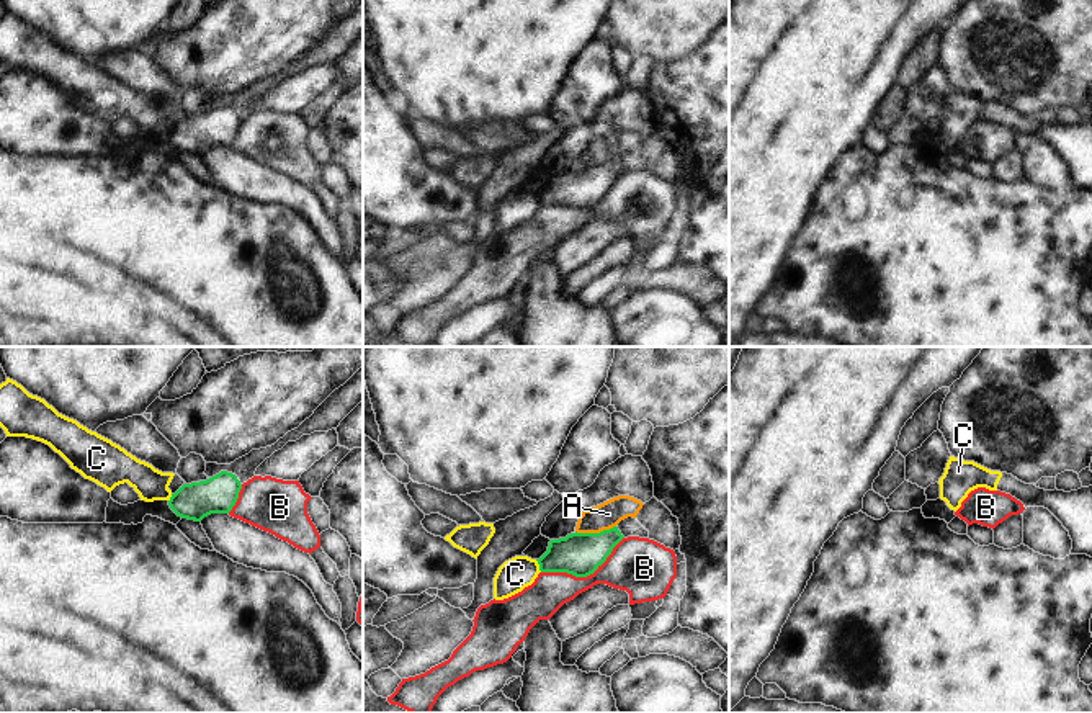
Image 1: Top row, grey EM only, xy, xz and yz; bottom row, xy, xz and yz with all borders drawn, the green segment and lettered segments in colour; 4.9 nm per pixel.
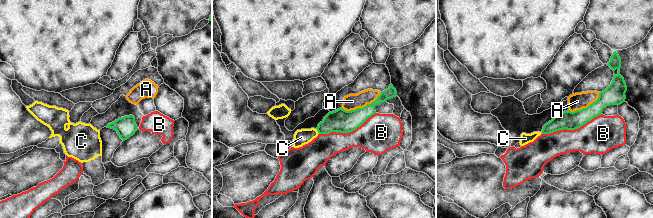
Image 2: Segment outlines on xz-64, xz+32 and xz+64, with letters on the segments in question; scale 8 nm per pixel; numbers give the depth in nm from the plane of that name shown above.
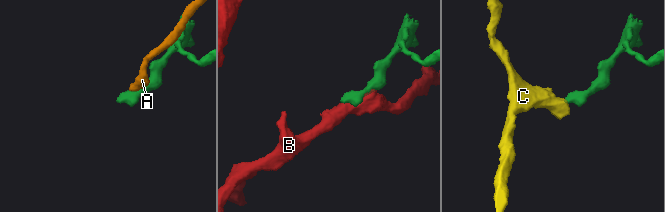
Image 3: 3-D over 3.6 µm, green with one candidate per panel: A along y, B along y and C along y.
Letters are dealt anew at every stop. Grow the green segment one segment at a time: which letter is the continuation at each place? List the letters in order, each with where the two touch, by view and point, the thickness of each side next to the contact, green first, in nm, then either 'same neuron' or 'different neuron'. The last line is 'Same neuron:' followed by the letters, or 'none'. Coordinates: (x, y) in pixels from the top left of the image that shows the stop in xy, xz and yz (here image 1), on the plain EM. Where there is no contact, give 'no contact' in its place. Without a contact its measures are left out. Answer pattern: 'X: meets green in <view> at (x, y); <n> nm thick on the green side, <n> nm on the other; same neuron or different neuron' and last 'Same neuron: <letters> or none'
A: meets green in xz at (595, 167); 200 nm thick on the green side, 130 nm on the other; different neuron
B: meets green in xz at (584, 210); 200 nm thick on the green side, 260 nm on the other; different neuron
C: meets green in xz at (540, 200); 200 nm thick on the green side, 160 nm on the other; different neuron
Same neuron: none

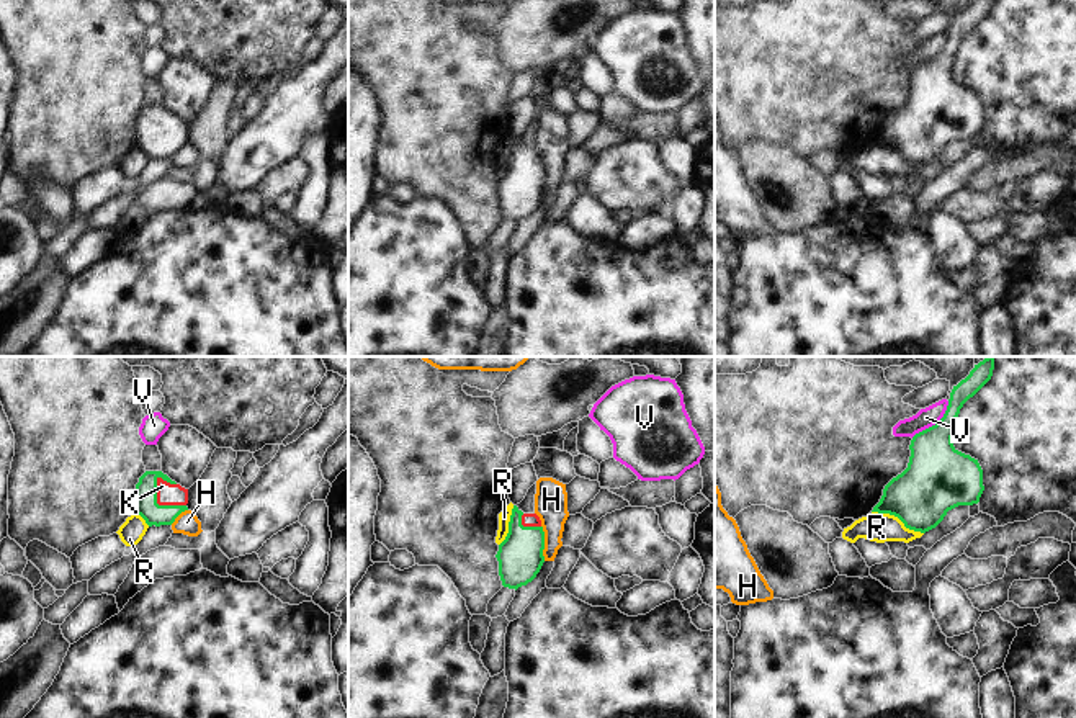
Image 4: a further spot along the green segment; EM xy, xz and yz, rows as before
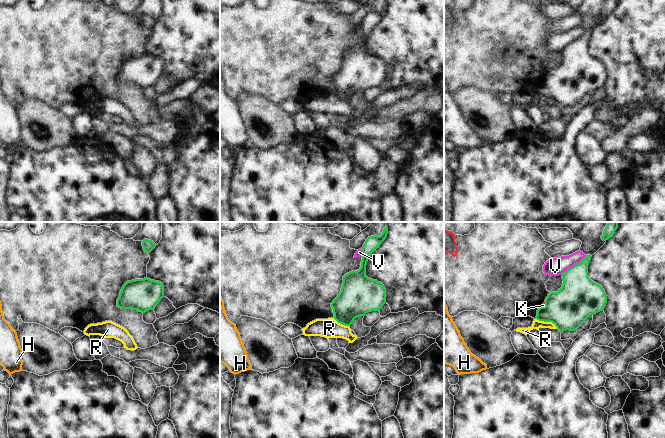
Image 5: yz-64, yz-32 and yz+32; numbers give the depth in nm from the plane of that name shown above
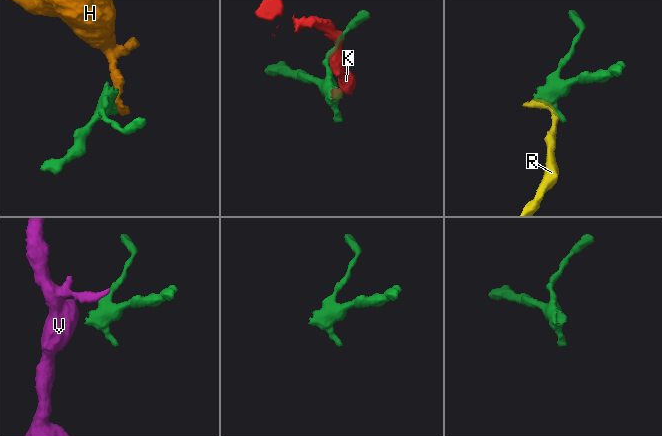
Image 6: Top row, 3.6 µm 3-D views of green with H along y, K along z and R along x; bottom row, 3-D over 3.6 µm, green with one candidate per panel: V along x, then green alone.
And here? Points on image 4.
H: meets green in xz at (543, 177); 220 nm thick on the green side, 160 nm on the other; different neuron
K: meets green in xy at (157, 138); 110 nm thick on the green side, 110 nm on the other; same neuron
R: meets green in yz at (898, 151); 300 nm thick on the green side, 140 nm on the other; different neuron
V: meets green in yz at (936, 58); 320 nm thick on the green side, 100 nm on the other; different neuron
Same neuron: K

